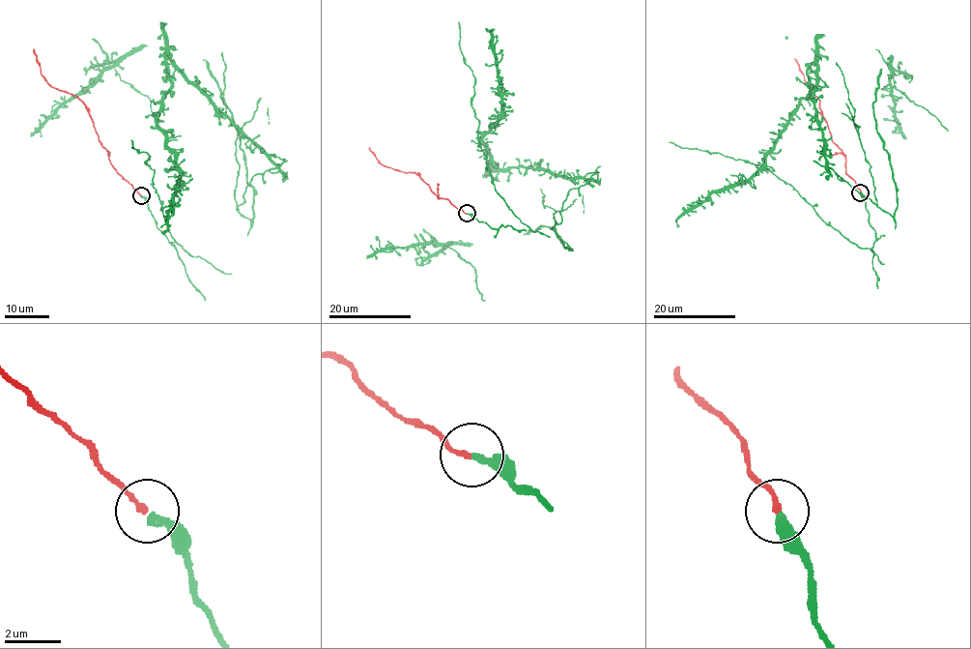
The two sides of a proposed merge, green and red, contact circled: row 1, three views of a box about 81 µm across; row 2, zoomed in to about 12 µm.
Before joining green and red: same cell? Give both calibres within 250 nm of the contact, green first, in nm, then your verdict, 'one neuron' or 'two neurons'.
calibres 240 and 170 nm; one neuron

